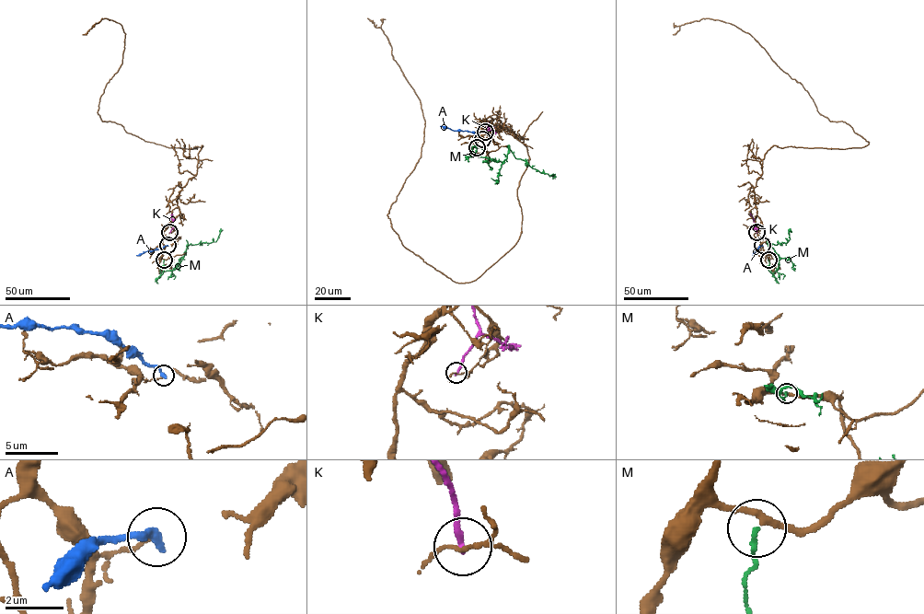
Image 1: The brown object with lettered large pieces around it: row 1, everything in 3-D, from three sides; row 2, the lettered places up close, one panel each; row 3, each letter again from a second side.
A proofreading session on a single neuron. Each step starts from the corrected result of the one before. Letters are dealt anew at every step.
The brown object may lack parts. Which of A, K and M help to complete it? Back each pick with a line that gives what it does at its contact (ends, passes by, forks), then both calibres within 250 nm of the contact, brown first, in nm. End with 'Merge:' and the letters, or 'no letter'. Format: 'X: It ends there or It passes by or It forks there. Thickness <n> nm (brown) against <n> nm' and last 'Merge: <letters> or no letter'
Merge: no letter

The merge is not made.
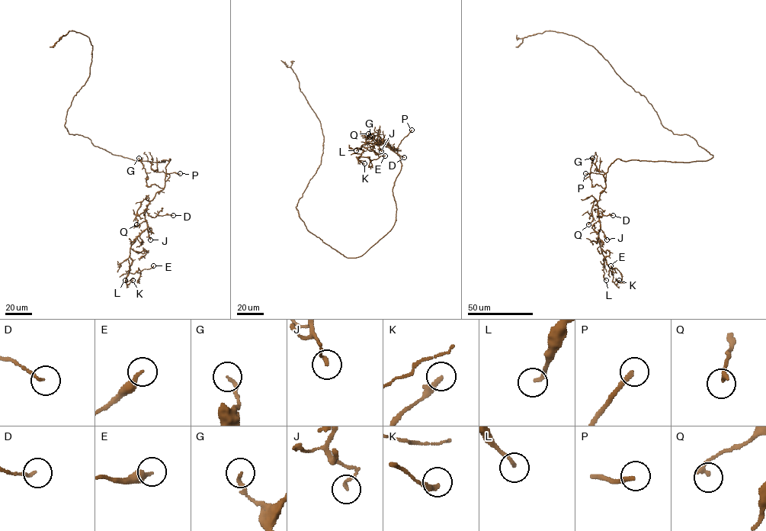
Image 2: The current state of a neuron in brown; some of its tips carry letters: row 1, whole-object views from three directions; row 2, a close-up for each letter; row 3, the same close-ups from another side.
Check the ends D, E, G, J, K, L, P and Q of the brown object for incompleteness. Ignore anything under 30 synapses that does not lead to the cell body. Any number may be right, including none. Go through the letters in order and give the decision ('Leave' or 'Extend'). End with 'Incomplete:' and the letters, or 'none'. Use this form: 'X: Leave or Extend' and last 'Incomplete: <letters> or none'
D: Leave
E: Leave
G: Leave
J: Leave
K: Leave
L: Leave
P: Extend
Q: Leave
Incomplete: P

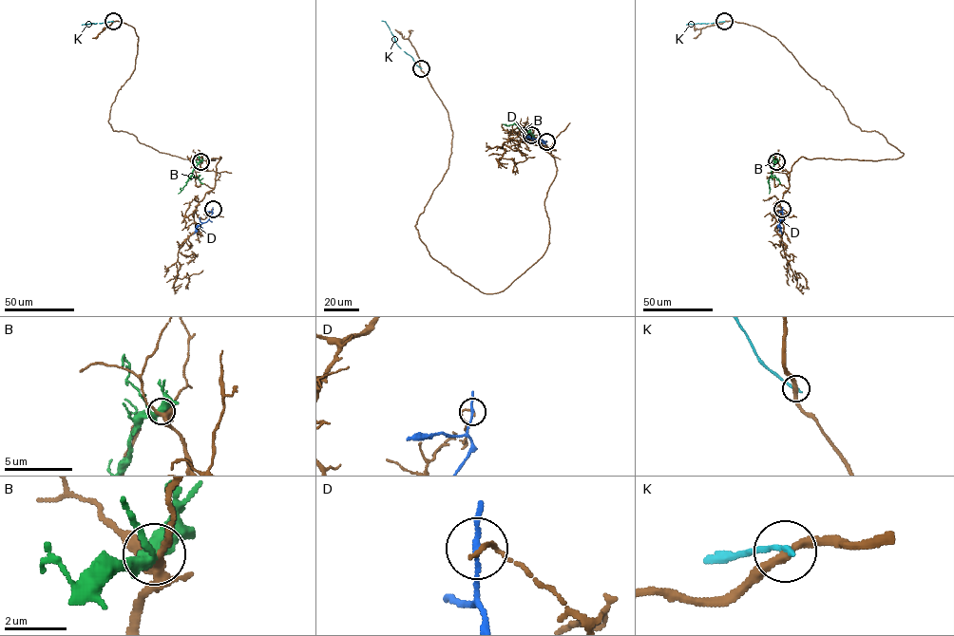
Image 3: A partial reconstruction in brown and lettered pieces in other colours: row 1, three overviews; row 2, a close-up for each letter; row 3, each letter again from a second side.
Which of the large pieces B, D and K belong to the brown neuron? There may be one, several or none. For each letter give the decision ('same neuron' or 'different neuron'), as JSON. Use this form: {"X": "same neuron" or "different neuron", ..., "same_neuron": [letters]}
{"B": "different neuron", "D": "different neuron", "K": "different neuron", "same_neuron": []}

